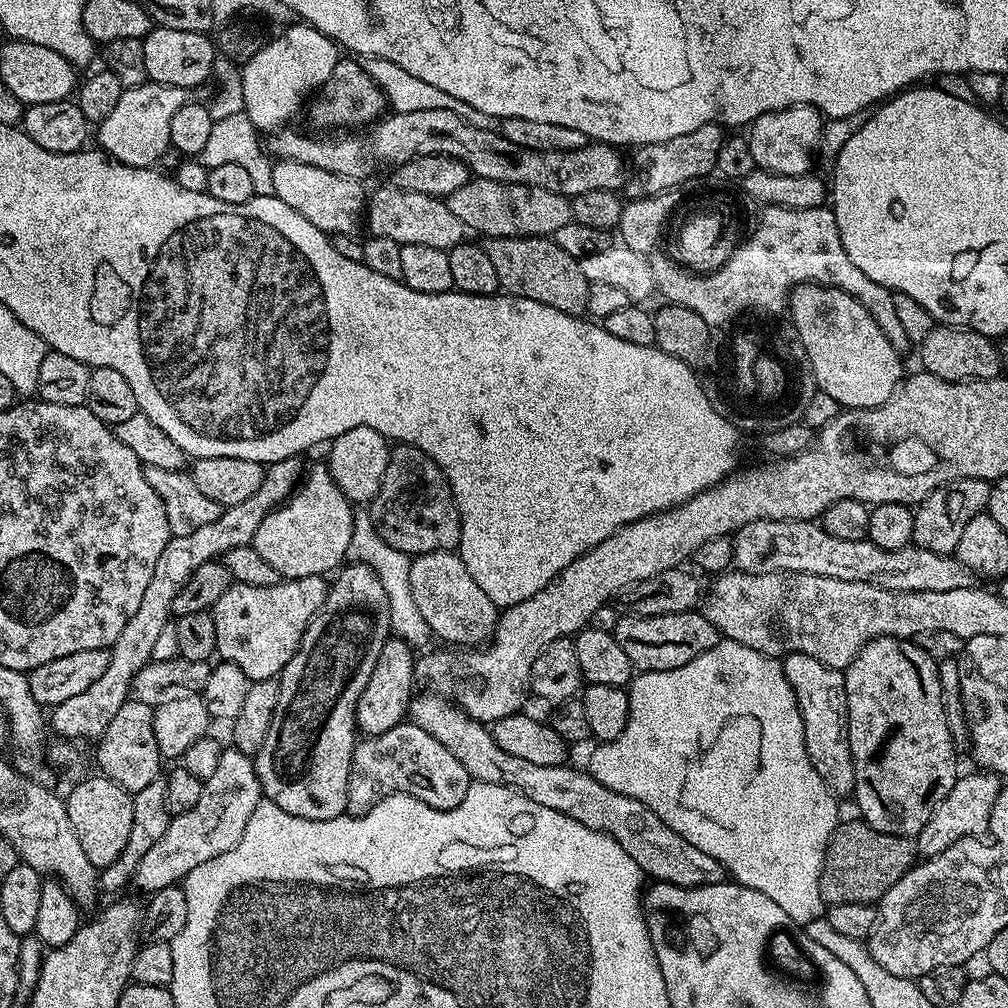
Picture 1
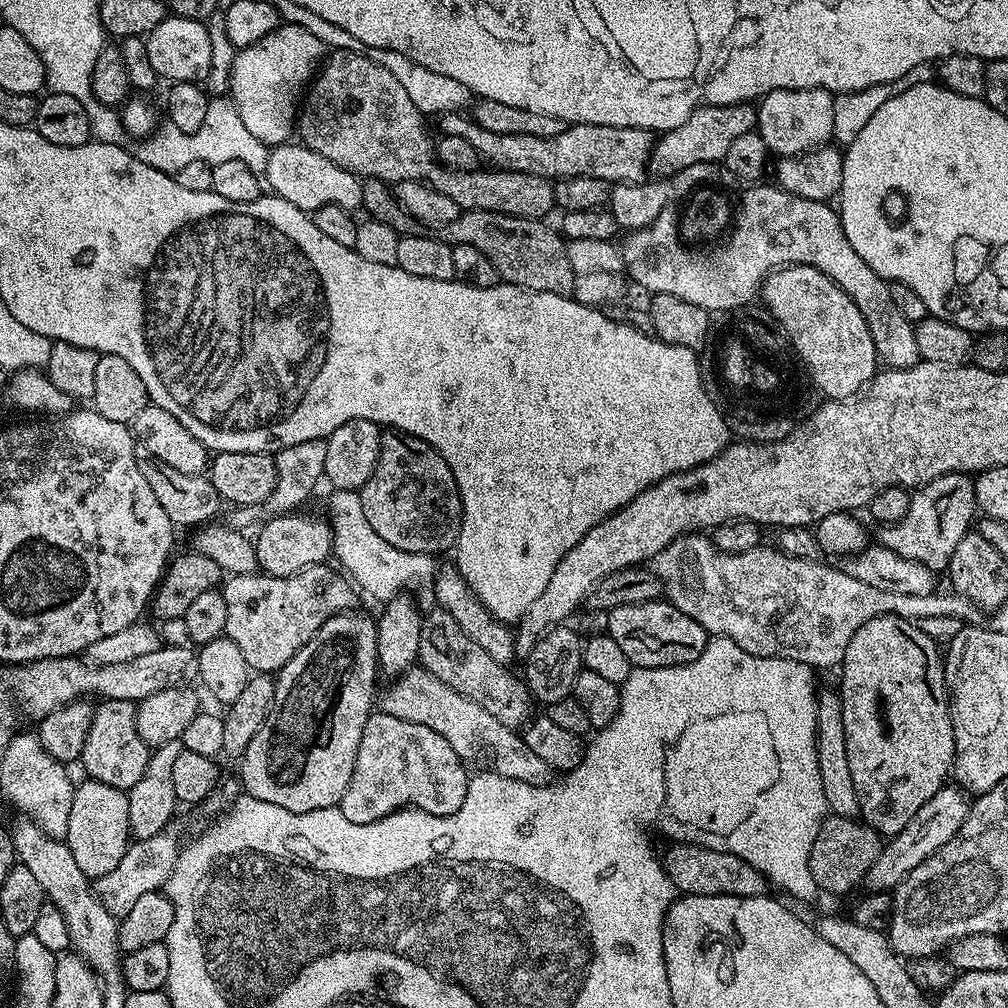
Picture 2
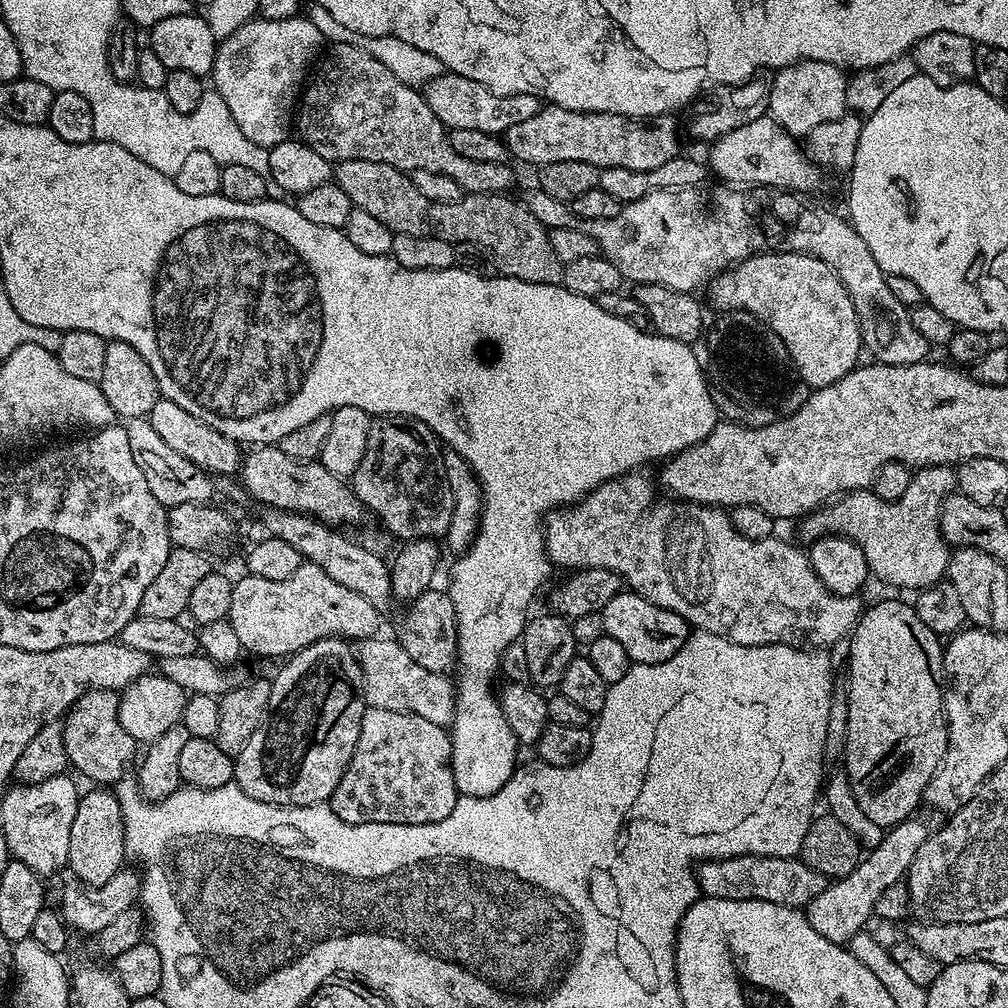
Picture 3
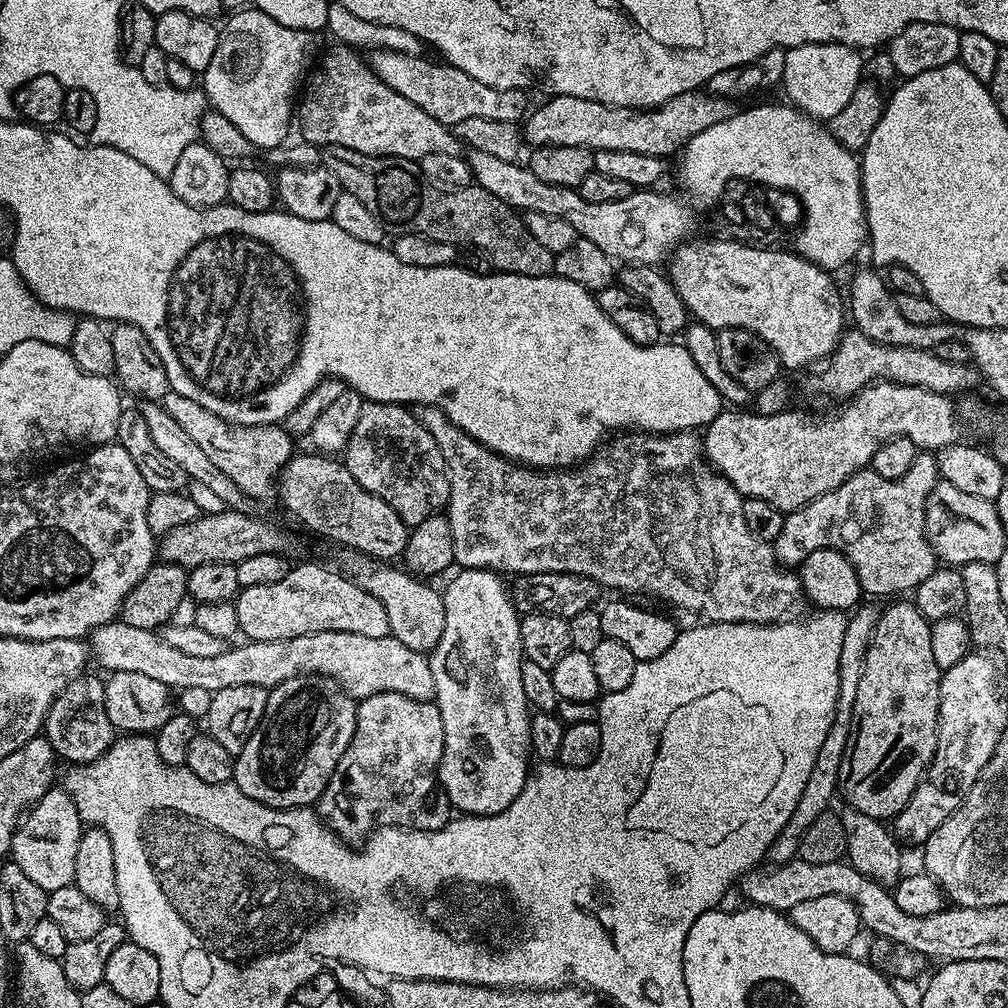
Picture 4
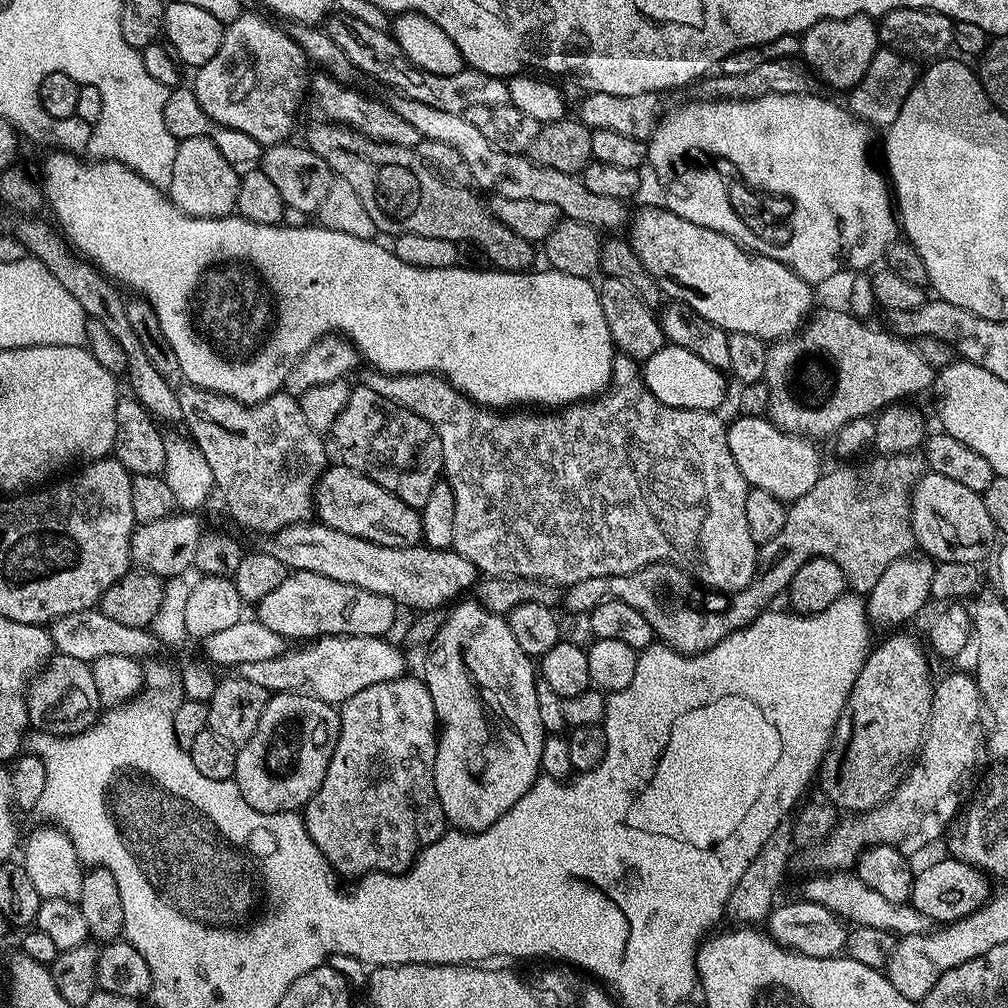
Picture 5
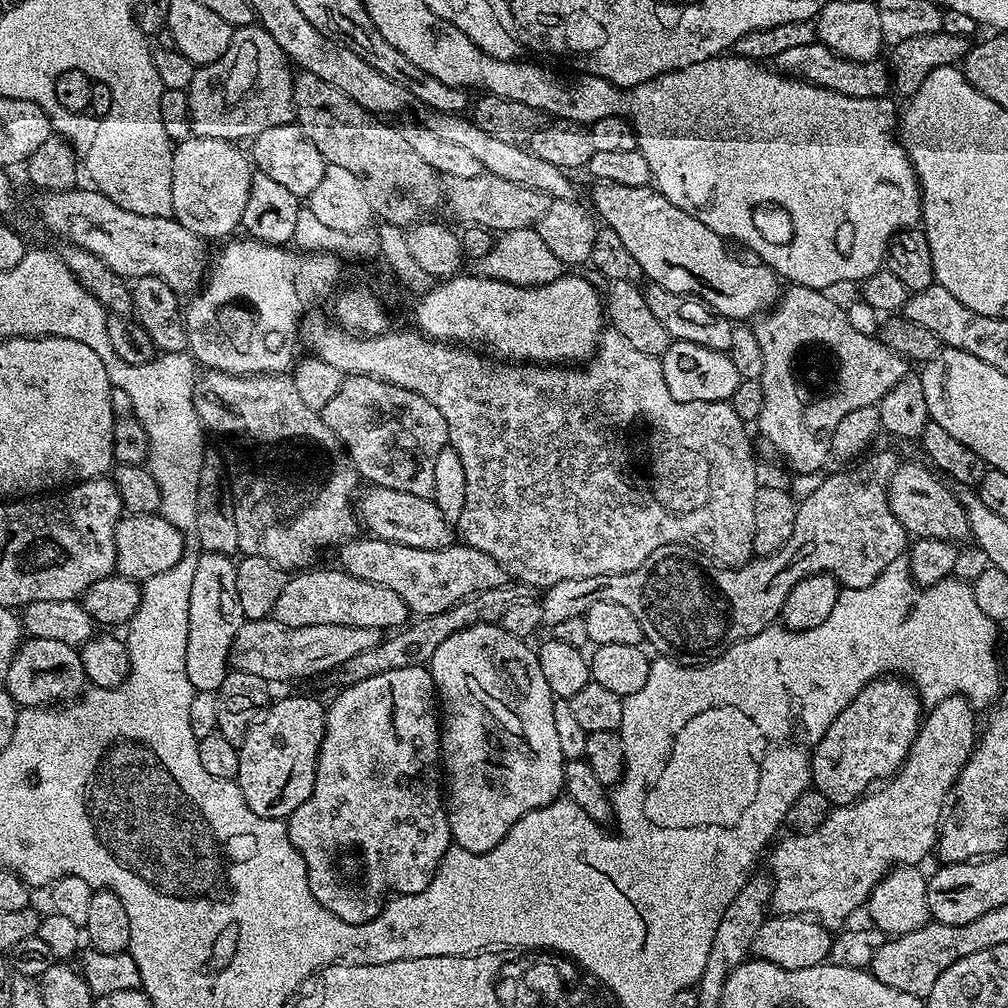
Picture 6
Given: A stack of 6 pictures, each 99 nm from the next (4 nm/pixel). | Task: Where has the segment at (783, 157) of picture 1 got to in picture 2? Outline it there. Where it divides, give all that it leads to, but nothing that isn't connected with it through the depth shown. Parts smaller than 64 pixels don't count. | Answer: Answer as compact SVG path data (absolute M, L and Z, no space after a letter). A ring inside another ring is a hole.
M795 88L794 90L774 90L766 94L756 108L756 128L764 139L764 147L769 153L777 152L777 157L802 156L813 148L827 145L833 139L832 127L838 122L833 93L825 88Z

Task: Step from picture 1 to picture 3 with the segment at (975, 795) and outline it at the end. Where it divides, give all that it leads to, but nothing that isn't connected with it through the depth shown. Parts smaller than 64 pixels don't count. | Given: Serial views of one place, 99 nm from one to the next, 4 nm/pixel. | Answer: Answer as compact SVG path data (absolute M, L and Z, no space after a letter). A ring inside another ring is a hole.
M913 814L902 823L885 831L884 841L877 848L871 849L861 859L860 865L850 874L833 879L818 898L808 903L806 915L810 926L822 934L822 938L830 938L832 944L847 945L859 932L865 931L868 919L873 919L878 898L888 887L901 883L905 879L909 866L914 862L914 854L918 854L918 846L926 842L934 831L934 823L928 816Z

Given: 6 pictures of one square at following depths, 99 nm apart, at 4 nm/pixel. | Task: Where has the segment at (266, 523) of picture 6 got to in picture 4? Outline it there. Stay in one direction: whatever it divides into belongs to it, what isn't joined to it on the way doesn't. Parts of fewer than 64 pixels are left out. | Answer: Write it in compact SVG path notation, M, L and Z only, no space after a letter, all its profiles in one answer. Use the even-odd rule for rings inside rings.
M171 390L164 395L162 405L178 425L190 434L190 438L198 442L203 453L238 486L242 494L255 502L277 495L280 474L294 455L294 437L291 432L287 432L280 424L231 424L218 418L218 414L206 410L206 406L198 406L198 402L182 398L182 394Z

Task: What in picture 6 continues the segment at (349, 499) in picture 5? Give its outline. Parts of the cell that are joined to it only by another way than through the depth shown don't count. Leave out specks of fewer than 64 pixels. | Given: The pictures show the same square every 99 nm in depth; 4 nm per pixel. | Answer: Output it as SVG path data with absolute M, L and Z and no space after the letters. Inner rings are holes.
M372 486L367 490L369 492L361 491L358 496L358 520L372 531L369 533L375 539L414 546L418 550L438 550L453 544L453 525L442 514L442 510L438 510L435 500L389 488Z

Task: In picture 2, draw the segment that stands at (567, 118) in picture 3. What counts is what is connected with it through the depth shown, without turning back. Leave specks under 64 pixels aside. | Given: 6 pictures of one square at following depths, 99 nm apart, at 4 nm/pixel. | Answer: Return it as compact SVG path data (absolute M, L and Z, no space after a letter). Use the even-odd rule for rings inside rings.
M445 112L439 120L439 131L443 135L466 138L466 142L478 150L481 161L488 163L489 160L492 168L507 172L545 176L553 182L589 176L602 178L610 186L639 184L649 175L648 160L652 157L654 136L641 128L570 124L565 126L562 134L542 138L534 134L494 134L490 130L482 130L475 120L460 112Z

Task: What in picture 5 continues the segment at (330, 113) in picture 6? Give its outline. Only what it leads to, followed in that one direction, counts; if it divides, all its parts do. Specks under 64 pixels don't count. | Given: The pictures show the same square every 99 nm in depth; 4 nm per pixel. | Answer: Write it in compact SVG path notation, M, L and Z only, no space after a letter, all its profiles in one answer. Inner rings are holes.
M319 123L309 128L305 145L328 164L337 179L346 181L353 187L362 201L362 206L366 207L367 214L373 218L377 231L388 232L390 236L423 234L425 238L446 238L446 242L455 244L473 240L478 246L482 246L482 250L486 250L493 269L501 272L527 272L533 267L532 259L538 256L537 249L536 252L532 249L535 248L533 241L521 238L519 234L514 234L514 230L510 230L510 226L503 224L493 214L479 191L471 192L471 187L457 186L441 178L411 148L378 143L344 125Z

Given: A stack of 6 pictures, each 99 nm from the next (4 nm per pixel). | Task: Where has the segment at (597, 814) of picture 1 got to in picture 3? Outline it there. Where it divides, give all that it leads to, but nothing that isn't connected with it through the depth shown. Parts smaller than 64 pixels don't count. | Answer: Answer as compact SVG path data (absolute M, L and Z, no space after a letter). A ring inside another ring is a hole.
M369 638L363 641L358 648L365 705L378 710L398 710L402 714L418 714L435 724L451 725L452 719L456 716L456 689L453 681L445 673L425 670L422 666L418 666L418 662L414 662L414 658L410 658L410 654L406 654L404 647L395 639L380 639ZM731 856L725 860L705 860L695 869L701 893L727 900L761 900L778 906L807 909L808 903L829 886L829 877L806 866L799 858L787 856Z

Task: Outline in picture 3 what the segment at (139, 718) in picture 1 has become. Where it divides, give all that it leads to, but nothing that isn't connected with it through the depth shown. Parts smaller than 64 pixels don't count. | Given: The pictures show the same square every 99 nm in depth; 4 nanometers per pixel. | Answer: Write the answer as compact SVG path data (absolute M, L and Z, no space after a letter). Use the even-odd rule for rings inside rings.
M110 689L90 690L72 704L62 720L69 765L100 786L112 786L125 779L138 748L138 741L130 738L118 722L119 705L119 695Z

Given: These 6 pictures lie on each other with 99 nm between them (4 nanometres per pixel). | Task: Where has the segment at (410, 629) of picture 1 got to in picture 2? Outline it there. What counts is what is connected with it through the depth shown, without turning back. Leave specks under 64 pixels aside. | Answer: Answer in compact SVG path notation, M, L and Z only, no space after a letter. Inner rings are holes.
M333 489L328 498L327 519L332 530L333 557L341 564L341 569L372 597L387 602L396 595L408 589L429 589L436 580L438 563L433 555L410 554L398 550L388 542L383 541L366 519L362 511L362 502L359 491L342 491Z

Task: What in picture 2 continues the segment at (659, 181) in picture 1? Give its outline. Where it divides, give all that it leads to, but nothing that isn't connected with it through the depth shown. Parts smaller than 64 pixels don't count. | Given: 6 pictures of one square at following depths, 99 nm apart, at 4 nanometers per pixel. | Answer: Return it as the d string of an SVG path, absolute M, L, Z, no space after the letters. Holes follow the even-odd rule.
M751 103L747 104L702 104L695 108L674 130L663 133L653 143L652 157L648 160L648 171L653 177L663 178L673 176L686 166L699 164L718 164L728 159L730 145L742 134L756 128L756 108Z

